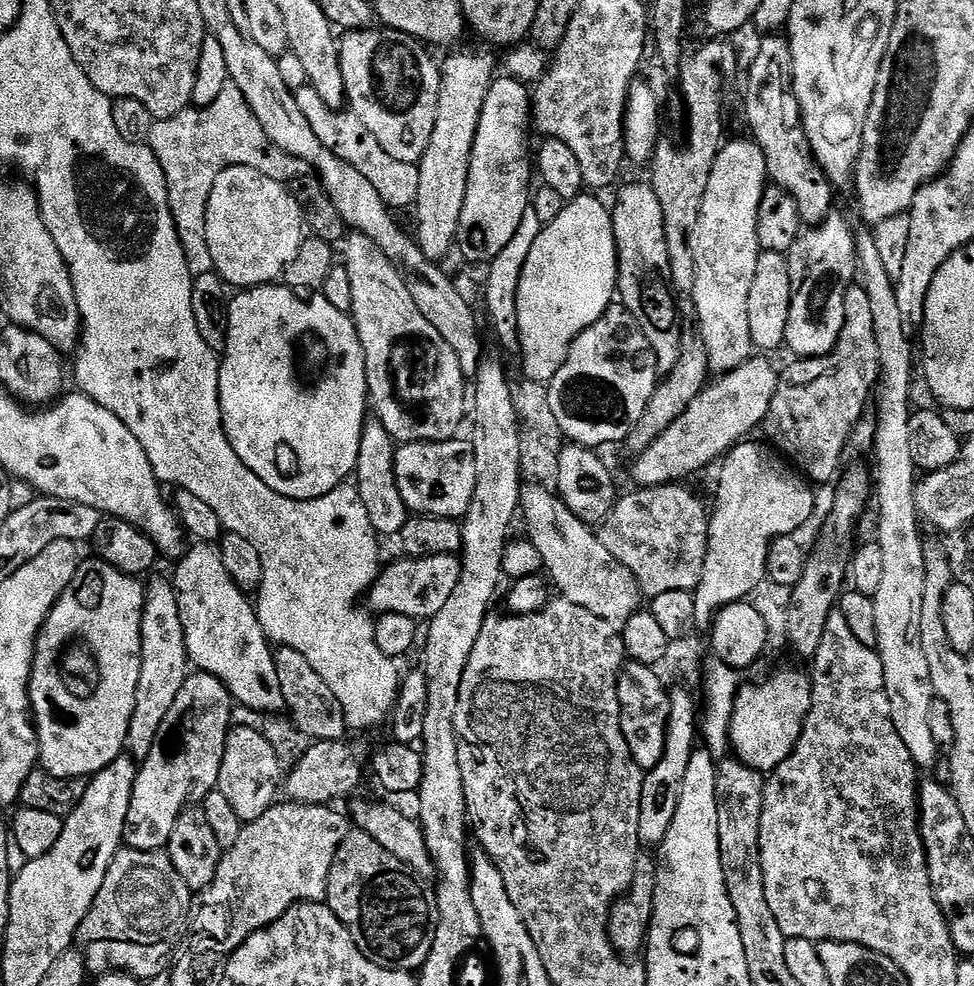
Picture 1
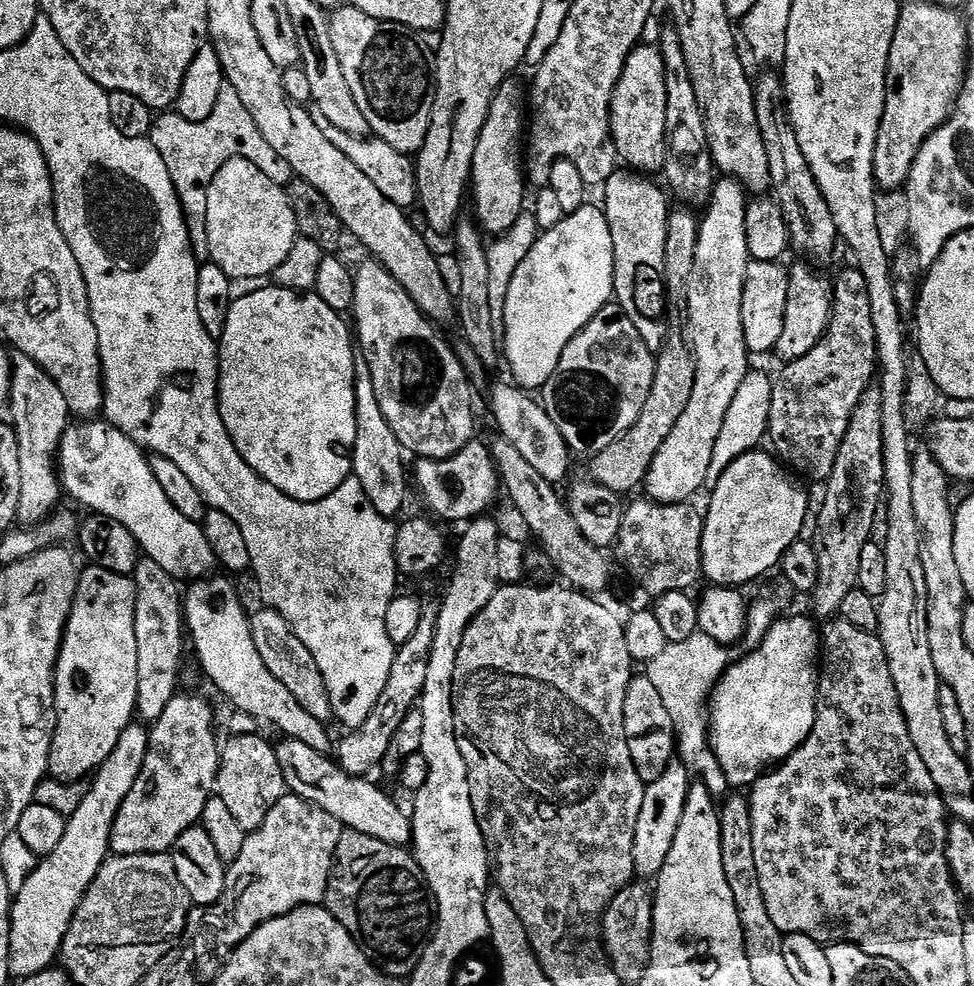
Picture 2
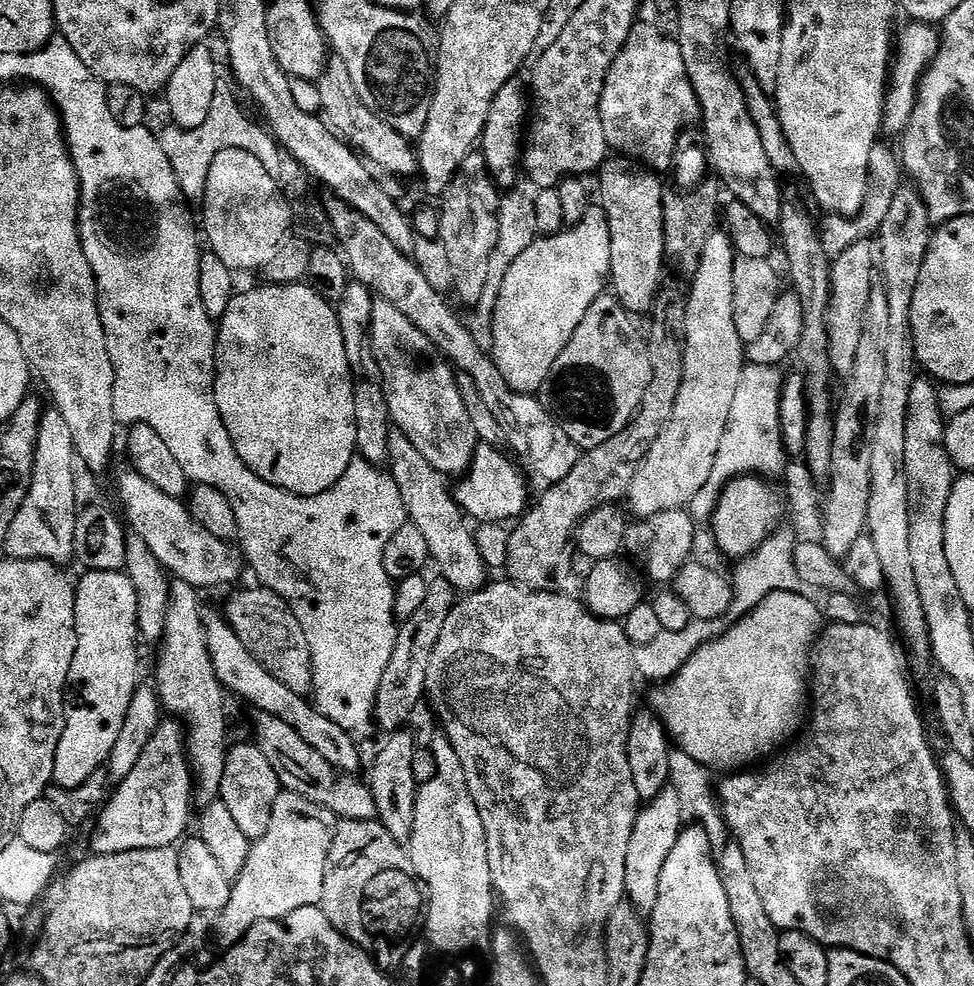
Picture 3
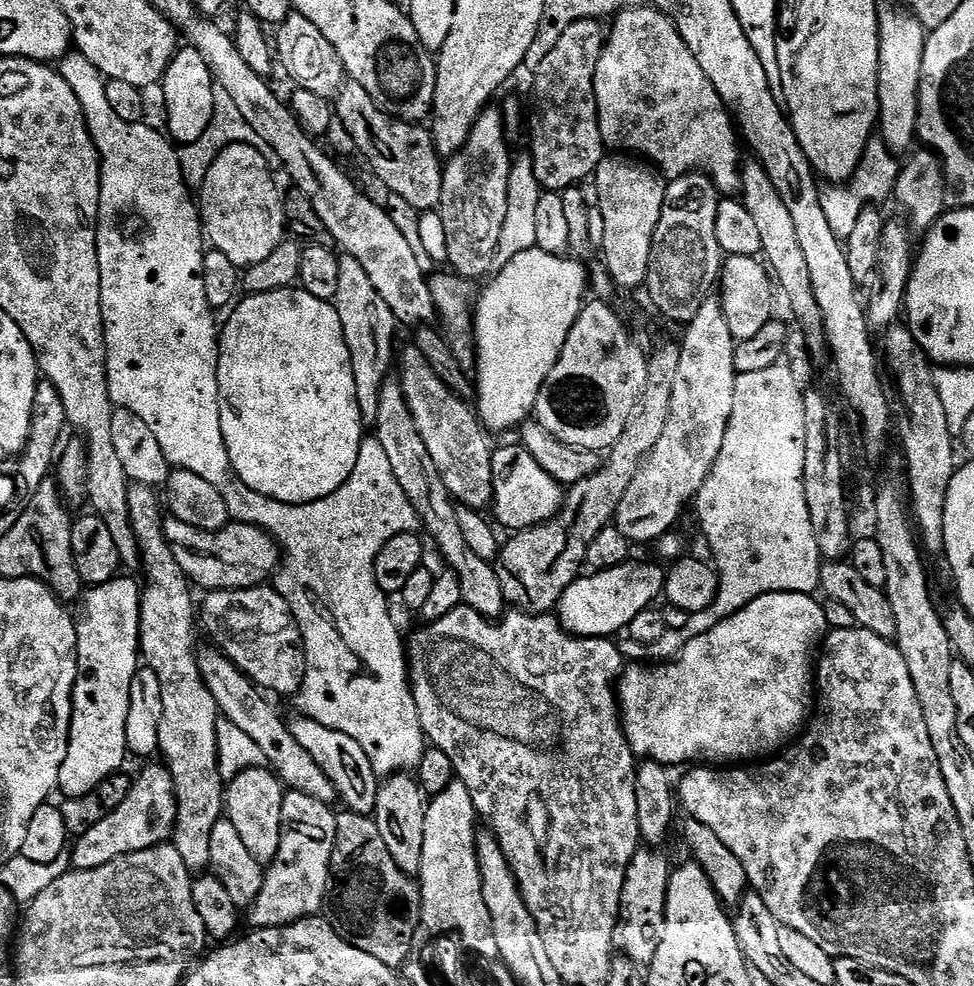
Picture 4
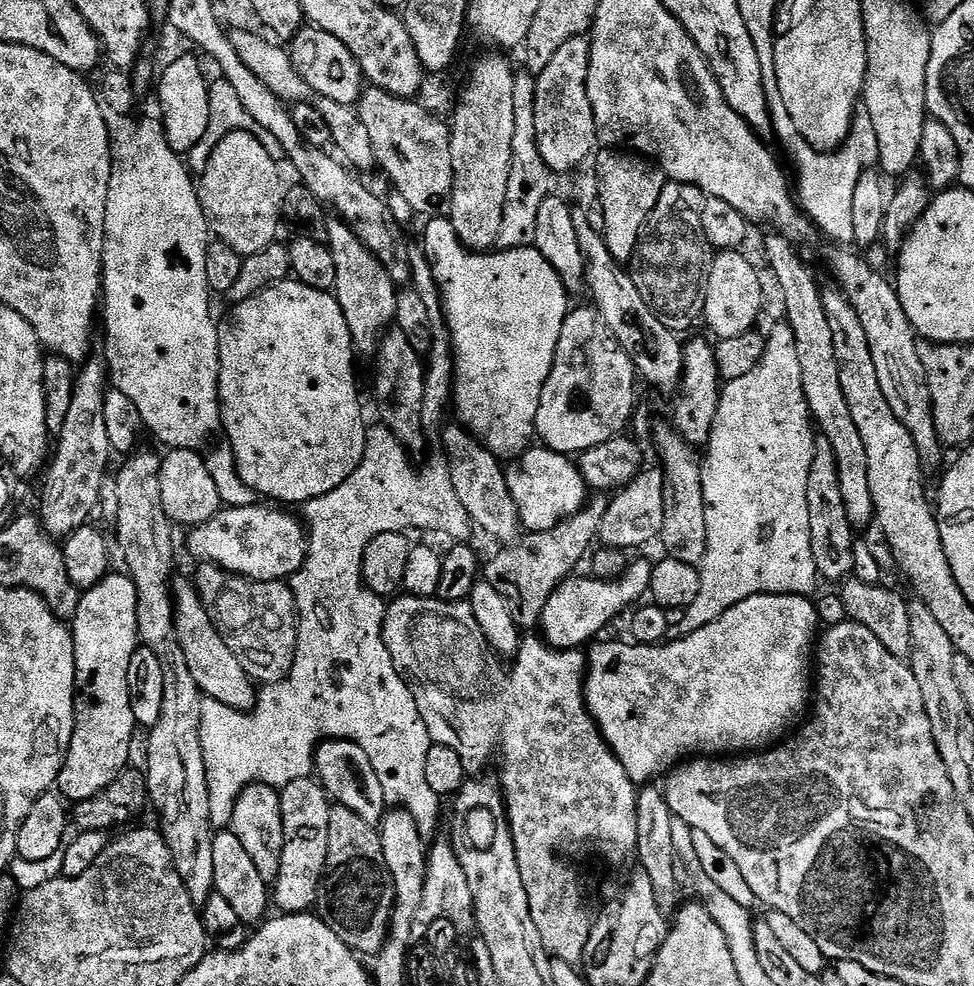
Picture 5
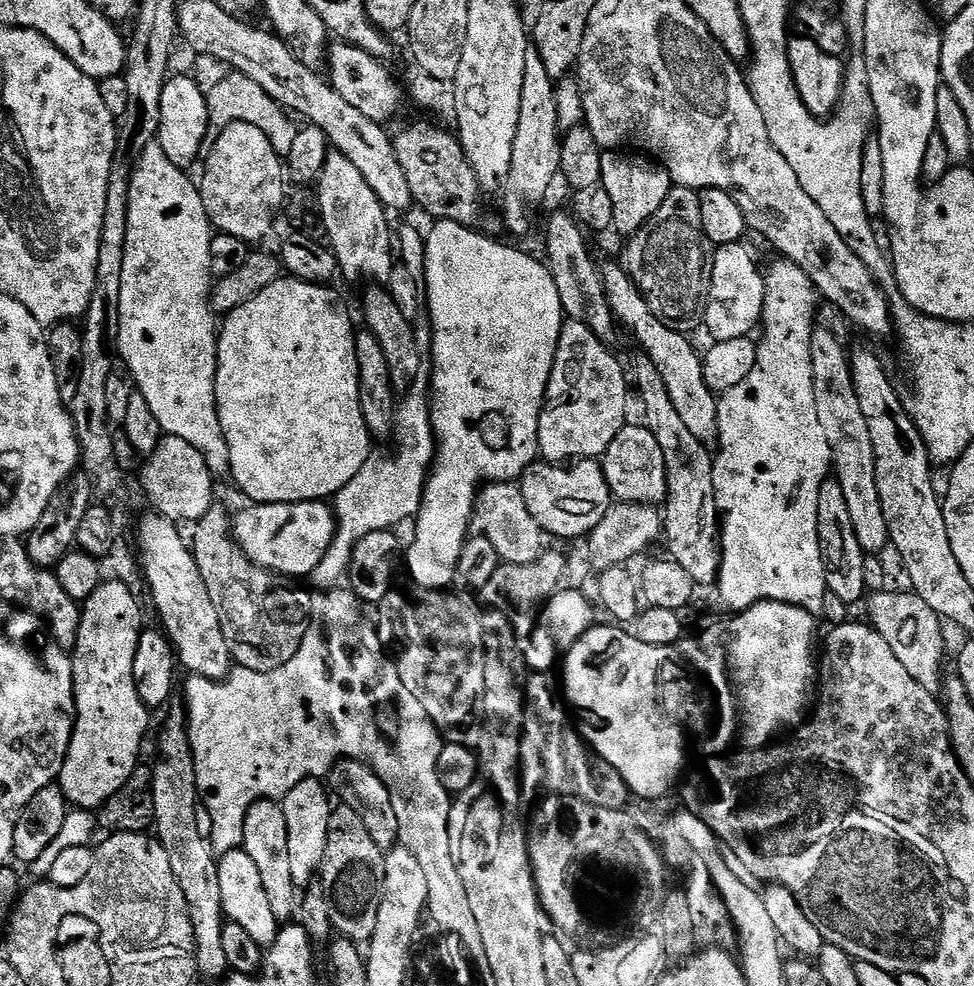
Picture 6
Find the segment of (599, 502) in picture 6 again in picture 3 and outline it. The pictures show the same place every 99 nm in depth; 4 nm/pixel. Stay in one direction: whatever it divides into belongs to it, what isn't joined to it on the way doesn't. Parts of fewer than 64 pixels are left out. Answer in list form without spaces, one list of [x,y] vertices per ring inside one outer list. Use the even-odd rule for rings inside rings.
[[[477,443],[472,465],[457,483],[461,484],[454,488],[456,503],[460,505],[465,517],[474,518],[480,524],[507,525],[508,520],[519,521],[530,504],[528,484],[520,473],[521,465],[511,455],[503,456],[500,451],[497,445]]]

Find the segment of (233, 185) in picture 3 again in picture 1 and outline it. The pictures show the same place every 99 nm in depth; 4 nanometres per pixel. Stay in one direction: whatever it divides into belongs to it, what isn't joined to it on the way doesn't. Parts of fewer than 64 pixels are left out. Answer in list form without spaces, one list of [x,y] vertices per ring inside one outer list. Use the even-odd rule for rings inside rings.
[[[230,166],[214,178],[214,190],[210,190],[206,206],[206,246],[210,246],[210,258],[214,258],[214,271],[224,279],[225,285],[247,290],[279,281],[286,266],[294,262],[298,246],[302,246],[305,238],[302,210],[298,210],[298,202],[294,202],[281,181],[266,178],[266,174],[250,166]]]

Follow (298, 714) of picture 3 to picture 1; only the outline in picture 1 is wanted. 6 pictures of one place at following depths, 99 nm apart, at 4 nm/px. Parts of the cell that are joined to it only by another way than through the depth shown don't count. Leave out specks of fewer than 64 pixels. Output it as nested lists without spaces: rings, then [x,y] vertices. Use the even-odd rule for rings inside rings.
[[[193,543],[175,568],[178,614],[182,614],[189,661],[199,671],[218,678],[239,707],[241,704],[252,712],[283,713],[273,645],[258,622],[253,601],[226,574],[219,551],[211,543]]]

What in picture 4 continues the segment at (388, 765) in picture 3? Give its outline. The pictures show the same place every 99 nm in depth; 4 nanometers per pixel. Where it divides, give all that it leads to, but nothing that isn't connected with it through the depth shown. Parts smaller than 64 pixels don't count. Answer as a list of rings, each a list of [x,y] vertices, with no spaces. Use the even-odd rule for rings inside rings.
[[[397,772],[381,783],[374,819],[386,842],[386,850],[390,850],[390,858],[398,862],[398,870],[407,876],[419,877],[422,842],[426,842],[426,793],[415,775]]]

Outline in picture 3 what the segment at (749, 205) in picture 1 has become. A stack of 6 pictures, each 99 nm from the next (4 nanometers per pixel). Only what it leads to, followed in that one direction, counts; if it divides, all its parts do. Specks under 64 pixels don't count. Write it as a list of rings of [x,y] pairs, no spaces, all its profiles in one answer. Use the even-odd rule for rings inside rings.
[[[727,231],[713,232],[700,255],[700,265],[691,277],[692,292],[690,288],[687,293],[686,366],[682,390],[678,390],[678,402],[674,402],[670,422],[662,434],[658,434],[658,442],[654,442],[640,463],[638,474],[628,491],[626,504],[630,512],[632,507],[633,517],[647,518],[691,505],[694,494],[706,486],[706,478],[710,478],[710,470],[714,470],[718,446],[722,442],[722,434],[726,434],[726,422],[730,422],[730,406],[734,406],[738,378],[742,378],[742,370],[746,367],[746,345],[738,338],[738,326],[734,326],[734,268],[737,259],[736,248]]]

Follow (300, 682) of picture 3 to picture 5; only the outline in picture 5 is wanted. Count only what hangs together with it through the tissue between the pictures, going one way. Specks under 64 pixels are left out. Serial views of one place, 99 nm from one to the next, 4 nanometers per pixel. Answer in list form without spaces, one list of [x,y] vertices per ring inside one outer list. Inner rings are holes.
[[[200,564],[197,567],[194,583],[210,614],[210,622],[218,630],[222,642],[234,650],[234,658],[242,662],[246,674],[261,685],[277,684],[285,680],[294,666],[296,643],[298,642],[298,605],[291,587],[283,580],[248,580],[244,576],[235,576],[232,572],[222,570],[216,564]]]

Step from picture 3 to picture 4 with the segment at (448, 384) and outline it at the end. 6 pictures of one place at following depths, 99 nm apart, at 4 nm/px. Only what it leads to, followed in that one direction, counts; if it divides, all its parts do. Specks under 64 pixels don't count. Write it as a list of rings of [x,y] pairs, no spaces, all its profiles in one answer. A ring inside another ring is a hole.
[[[408,346],[401,356],[399,353],[398,379],[418,432],[426,442],[426,449],[429,450],[453,501],[466,508],[487,509],[494,494],[494,444],[488,441],[489,433],[480,423],[479,415],[473,409],[472,412],[468,409],[471,407],[448,387],[445,377],[438,375],[430,362],[426,362],[422,350],[414,346]]]

